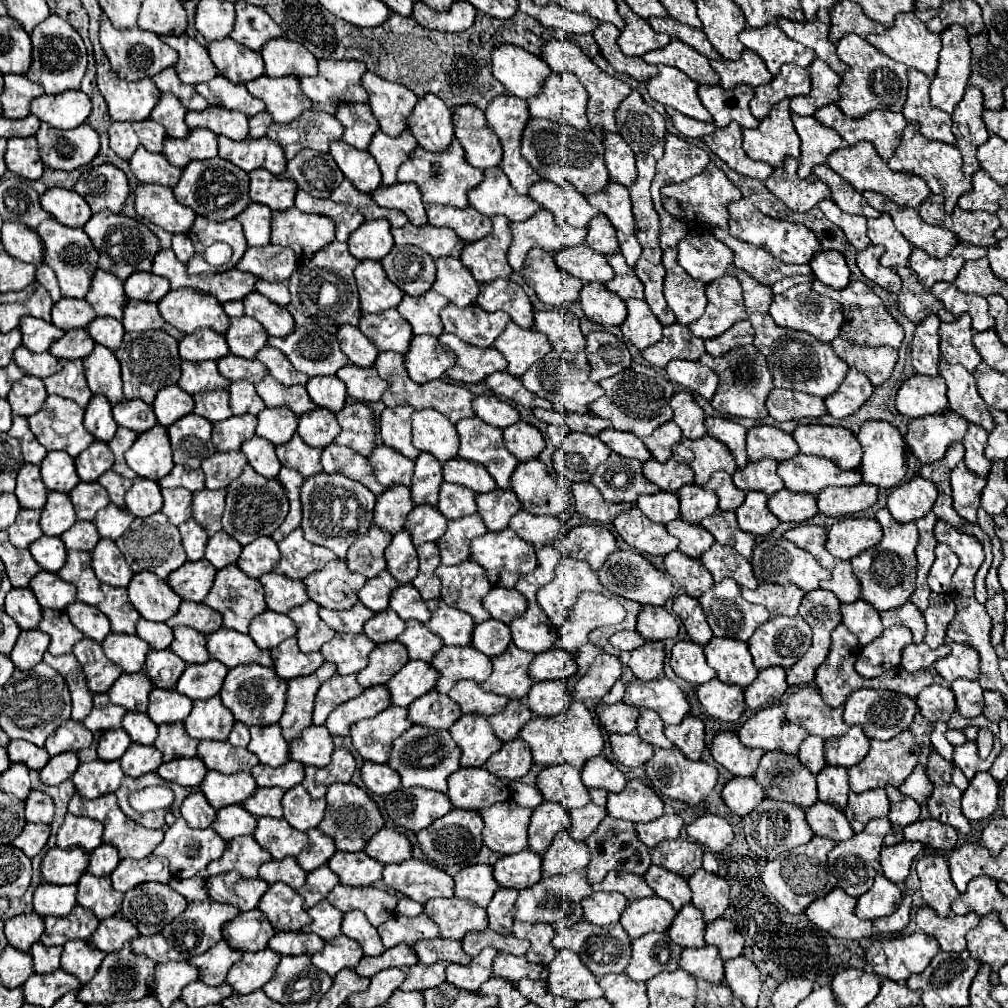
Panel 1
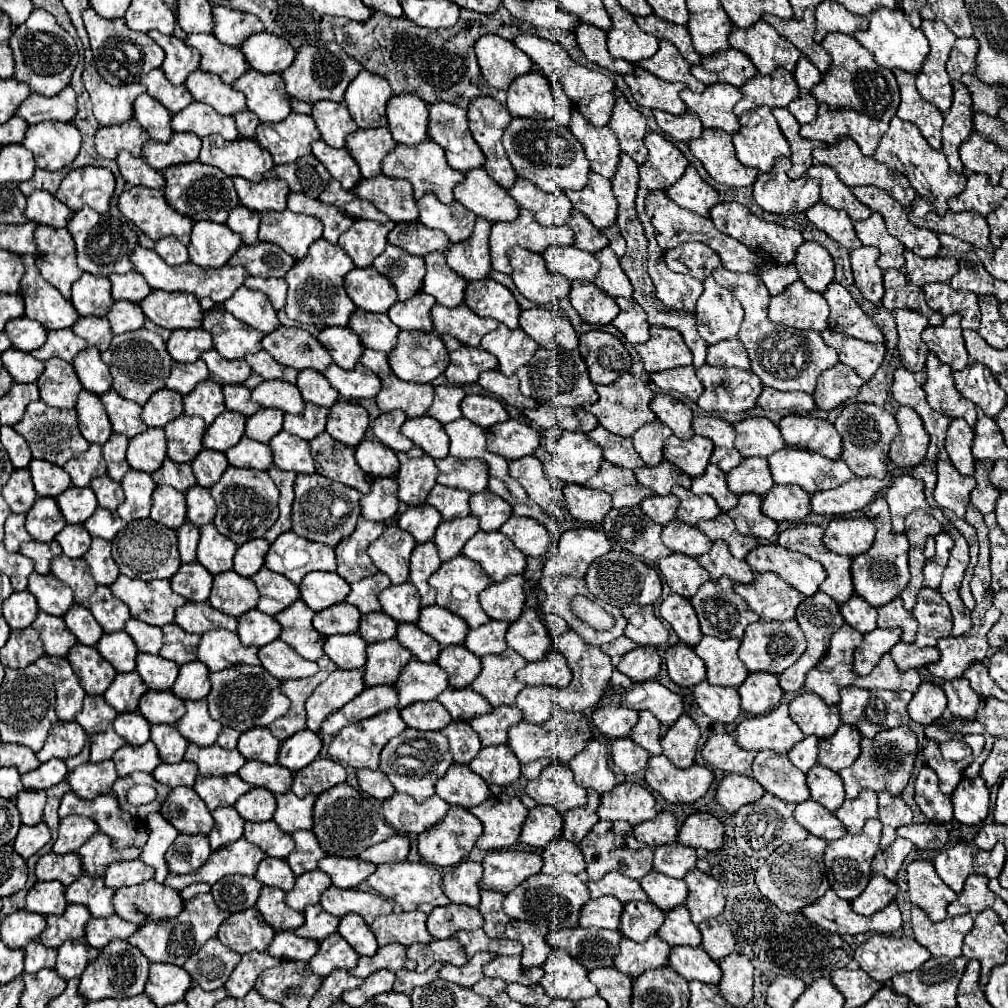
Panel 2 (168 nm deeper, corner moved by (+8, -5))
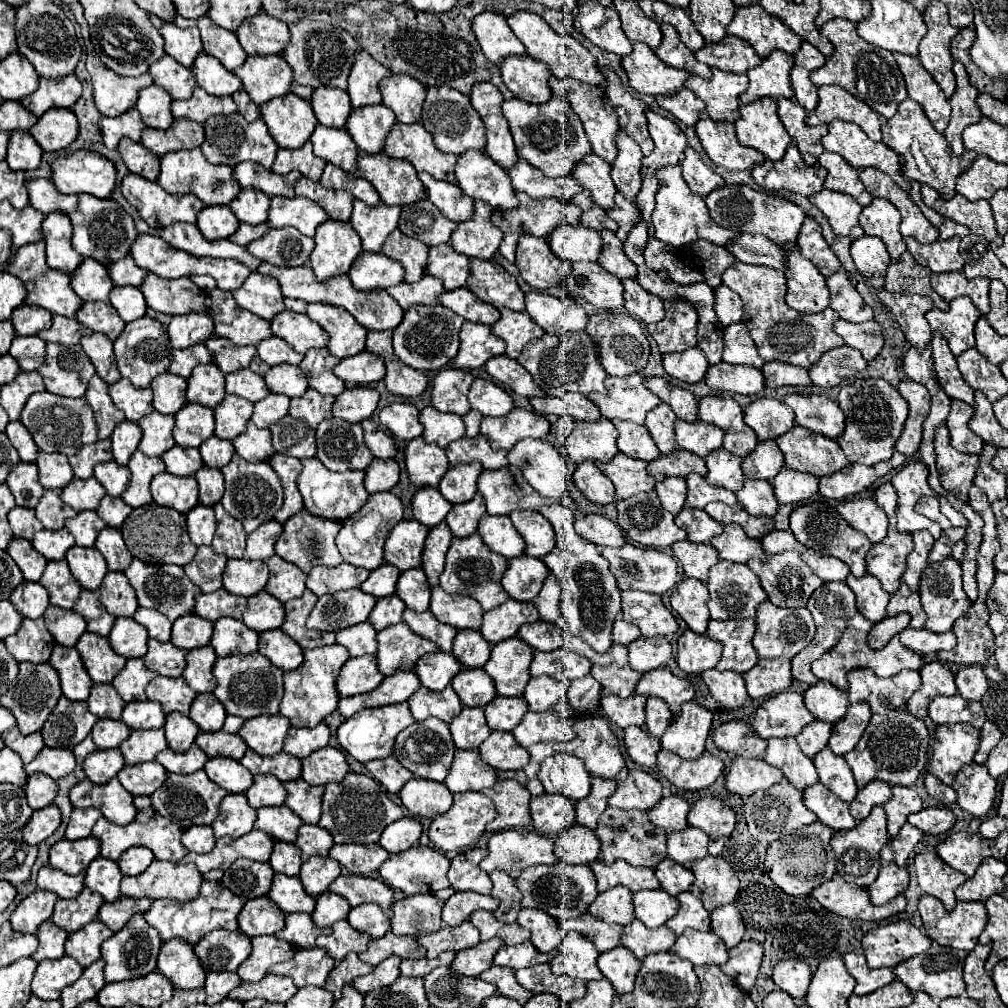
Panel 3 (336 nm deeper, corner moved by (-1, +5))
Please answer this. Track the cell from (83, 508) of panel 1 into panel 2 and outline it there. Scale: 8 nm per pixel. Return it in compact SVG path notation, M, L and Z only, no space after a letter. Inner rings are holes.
M70 486L66 492L62 492L56 498L56 502L58 502L58 508L62 510L68 524L86 522L98 508L98 502L96 502L92 488Z

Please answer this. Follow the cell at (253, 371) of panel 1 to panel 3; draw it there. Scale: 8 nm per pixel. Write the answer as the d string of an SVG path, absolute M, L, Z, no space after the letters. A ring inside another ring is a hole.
M219 336L207 338L205 346L207 346L209 354L213 356L213 362L219 366L219 370L223 374L249 368L251 360L255 356L255 346L237 346L231 340L225 340Z

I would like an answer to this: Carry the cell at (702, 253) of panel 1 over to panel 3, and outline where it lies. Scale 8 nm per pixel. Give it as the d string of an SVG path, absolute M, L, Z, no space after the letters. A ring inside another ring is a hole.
M707 240L693 242L689 246L689 254L691 254L695 266L699 266L699 270L703 270L705 282L713 290L721 286L721 274L735 262L735 256L731 252L727 252L723 246L715 246L713 242L707 242Z

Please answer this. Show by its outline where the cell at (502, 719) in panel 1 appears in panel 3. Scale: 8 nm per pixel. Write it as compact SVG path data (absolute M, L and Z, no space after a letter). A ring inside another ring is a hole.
M497 696L485 706L485 716L487 716L487 726L491 730L513 730L525 712L529 710L527 702L523 696L507 698L507 696Z

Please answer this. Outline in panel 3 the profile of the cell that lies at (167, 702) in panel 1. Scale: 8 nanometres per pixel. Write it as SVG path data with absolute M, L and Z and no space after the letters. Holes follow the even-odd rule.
M157 676L149 686L147 686L147 698L155 700L163 706L165 714L171 712L181 712L189 714L189 706L197 694L187 686L183 678L165 678Z

